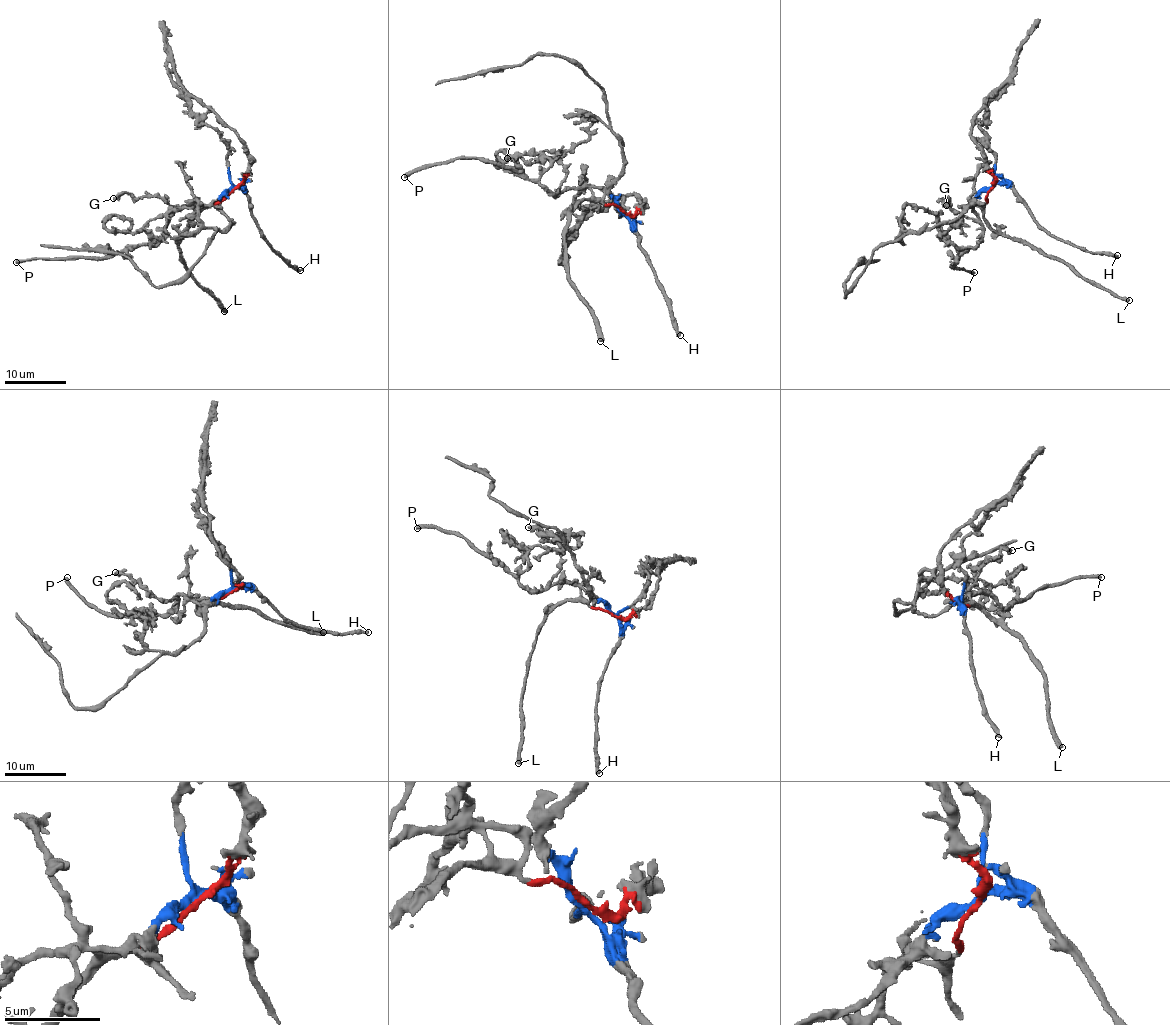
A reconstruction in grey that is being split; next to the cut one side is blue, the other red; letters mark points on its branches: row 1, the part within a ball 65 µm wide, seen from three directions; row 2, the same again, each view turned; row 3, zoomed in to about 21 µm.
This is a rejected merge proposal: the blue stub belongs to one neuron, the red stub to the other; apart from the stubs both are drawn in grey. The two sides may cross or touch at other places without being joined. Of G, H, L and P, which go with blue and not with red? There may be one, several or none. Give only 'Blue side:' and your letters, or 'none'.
Blue side: H

